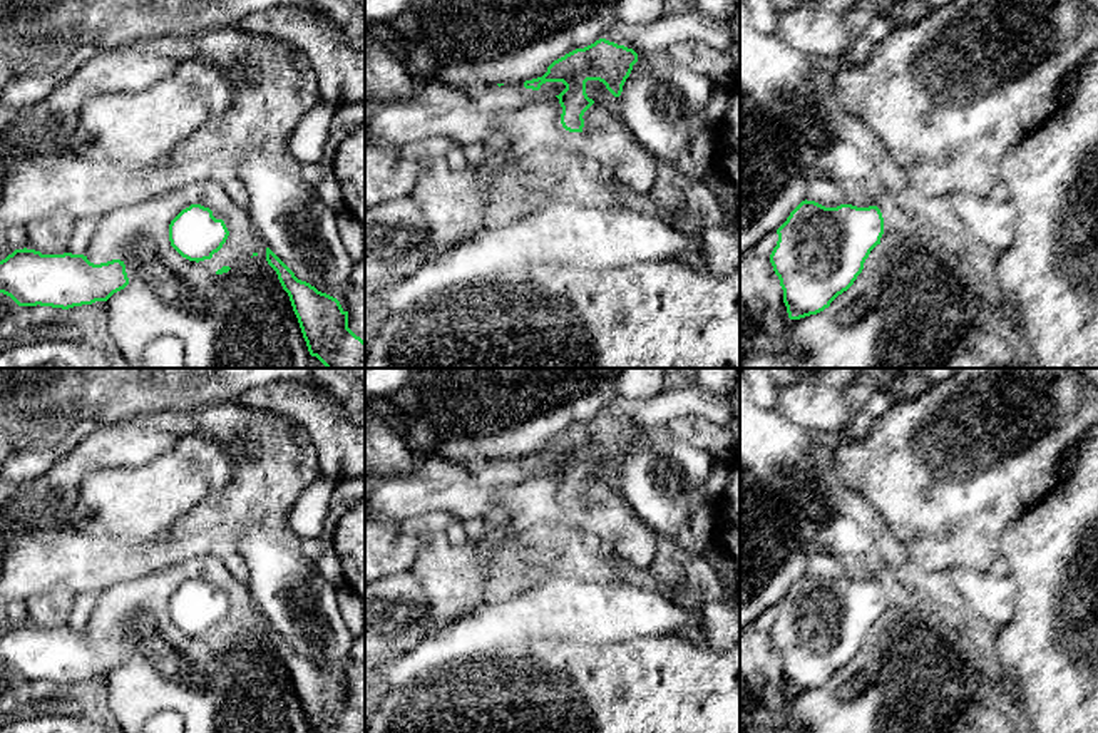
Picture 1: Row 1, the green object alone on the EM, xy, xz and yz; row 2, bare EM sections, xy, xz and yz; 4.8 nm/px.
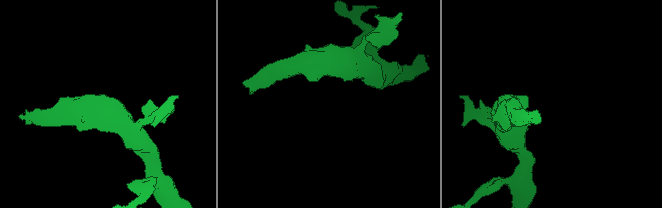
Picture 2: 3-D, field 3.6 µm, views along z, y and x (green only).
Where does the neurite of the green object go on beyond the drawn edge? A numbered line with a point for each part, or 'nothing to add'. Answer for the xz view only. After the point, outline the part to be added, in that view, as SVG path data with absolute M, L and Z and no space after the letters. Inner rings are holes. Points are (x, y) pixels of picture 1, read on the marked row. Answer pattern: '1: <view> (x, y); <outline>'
nothing to add

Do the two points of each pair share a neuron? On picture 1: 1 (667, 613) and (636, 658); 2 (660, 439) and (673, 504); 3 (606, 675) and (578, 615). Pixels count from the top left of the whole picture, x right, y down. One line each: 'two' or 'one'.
1: two
2: one
3: two

